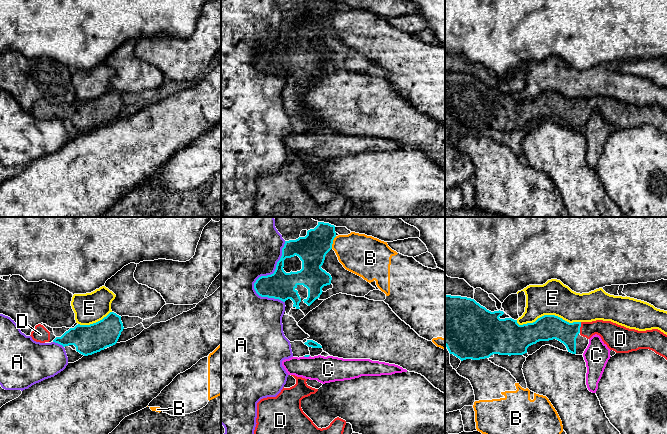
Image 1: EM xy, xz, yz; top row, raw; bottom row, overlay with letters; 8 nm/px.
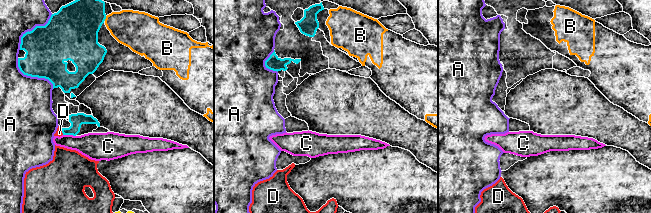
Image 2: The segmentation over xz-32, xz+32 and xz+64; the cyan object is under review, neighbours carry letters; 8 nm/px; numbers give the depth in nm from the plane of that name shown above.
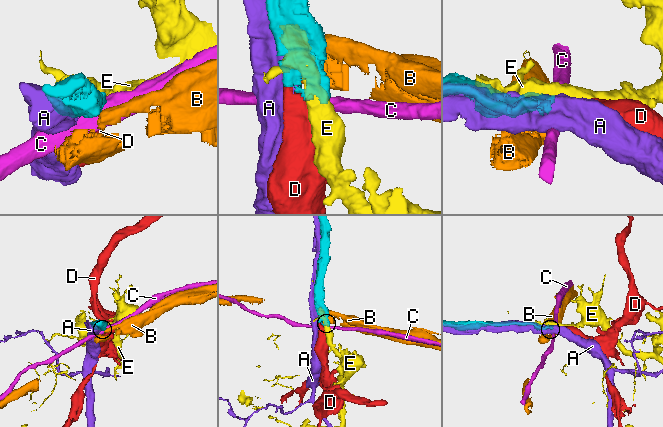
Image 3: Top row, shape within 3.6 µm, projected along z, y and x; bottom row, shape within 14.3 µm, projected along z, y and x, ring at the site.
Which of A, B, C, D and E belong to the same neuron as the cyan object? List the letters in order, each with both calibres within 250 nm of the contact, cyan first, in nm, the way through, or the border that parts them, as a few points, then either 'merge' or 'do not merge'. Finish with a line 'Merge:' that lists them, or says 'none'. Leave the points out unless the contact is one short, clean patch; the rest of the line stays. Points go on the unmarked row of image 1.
A: 220 nm thick on the cyan side, 480 nm on the other; do not merge
B: 240 nm thick on the cyan side, 320 nm on the other; border along xz (336, 12), (331, 24); do not merge
C: 20 nm thick on the cyan side, 220 nm on the other; border along xz (309, 131), (303, 132); do not merge
D: 200 nm thick on the cyan side, 170 nm on the other; merge
E: 200 nm thick on the cyan side, 280 nm on the other; do not merge
Merge: D

